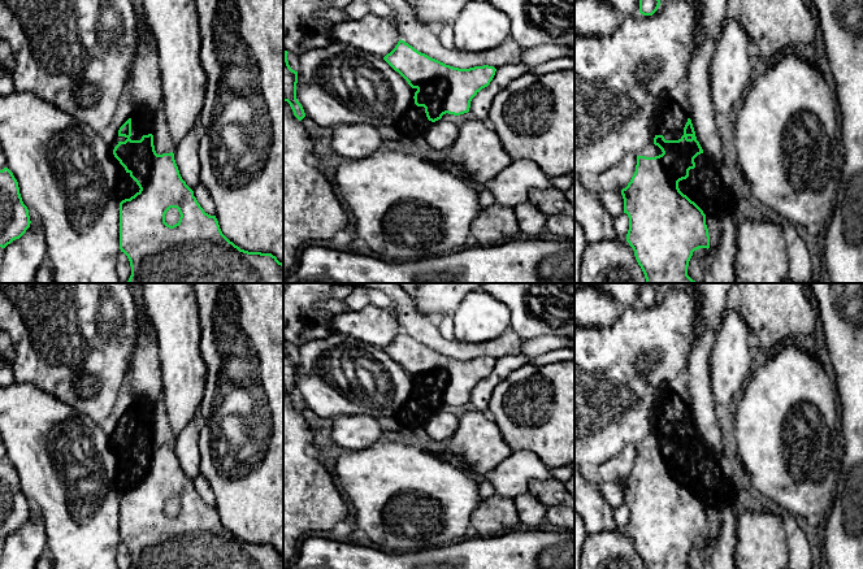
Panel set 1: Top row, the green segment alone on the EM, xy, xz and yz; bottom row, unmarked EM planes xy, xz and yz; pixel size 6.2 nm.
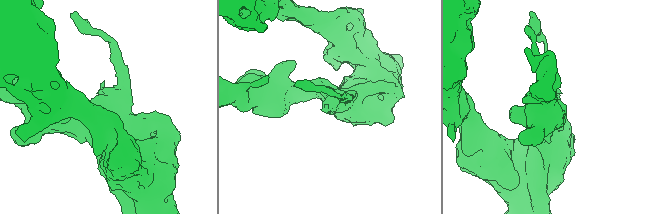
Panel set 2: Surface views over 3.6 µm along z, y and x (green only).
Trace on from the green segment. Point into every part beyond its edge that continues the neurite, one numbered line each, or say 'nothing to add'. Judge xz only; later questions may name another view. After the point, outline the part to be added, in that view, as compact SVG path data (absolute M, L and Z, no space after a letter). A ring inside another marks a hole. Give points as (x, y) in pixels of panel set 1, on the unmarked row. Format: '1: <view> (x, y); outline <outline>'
nothing to add

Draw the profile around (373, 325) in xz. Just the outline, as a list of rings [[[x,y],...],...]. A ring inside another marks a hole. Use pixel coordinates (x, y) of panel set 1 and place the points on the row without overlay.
[[[370,303],[360,312],[335,314],[334,326],[342,334],[380,348],[390,344],[400,331],[396,317]]]

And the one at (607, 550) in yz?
[[[626,529],[587,534],[581,569],[645,569]]]

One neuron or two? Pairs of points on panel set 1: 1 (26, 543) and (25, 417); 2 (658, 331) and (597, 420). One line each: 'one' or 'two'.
1: two
2: one

